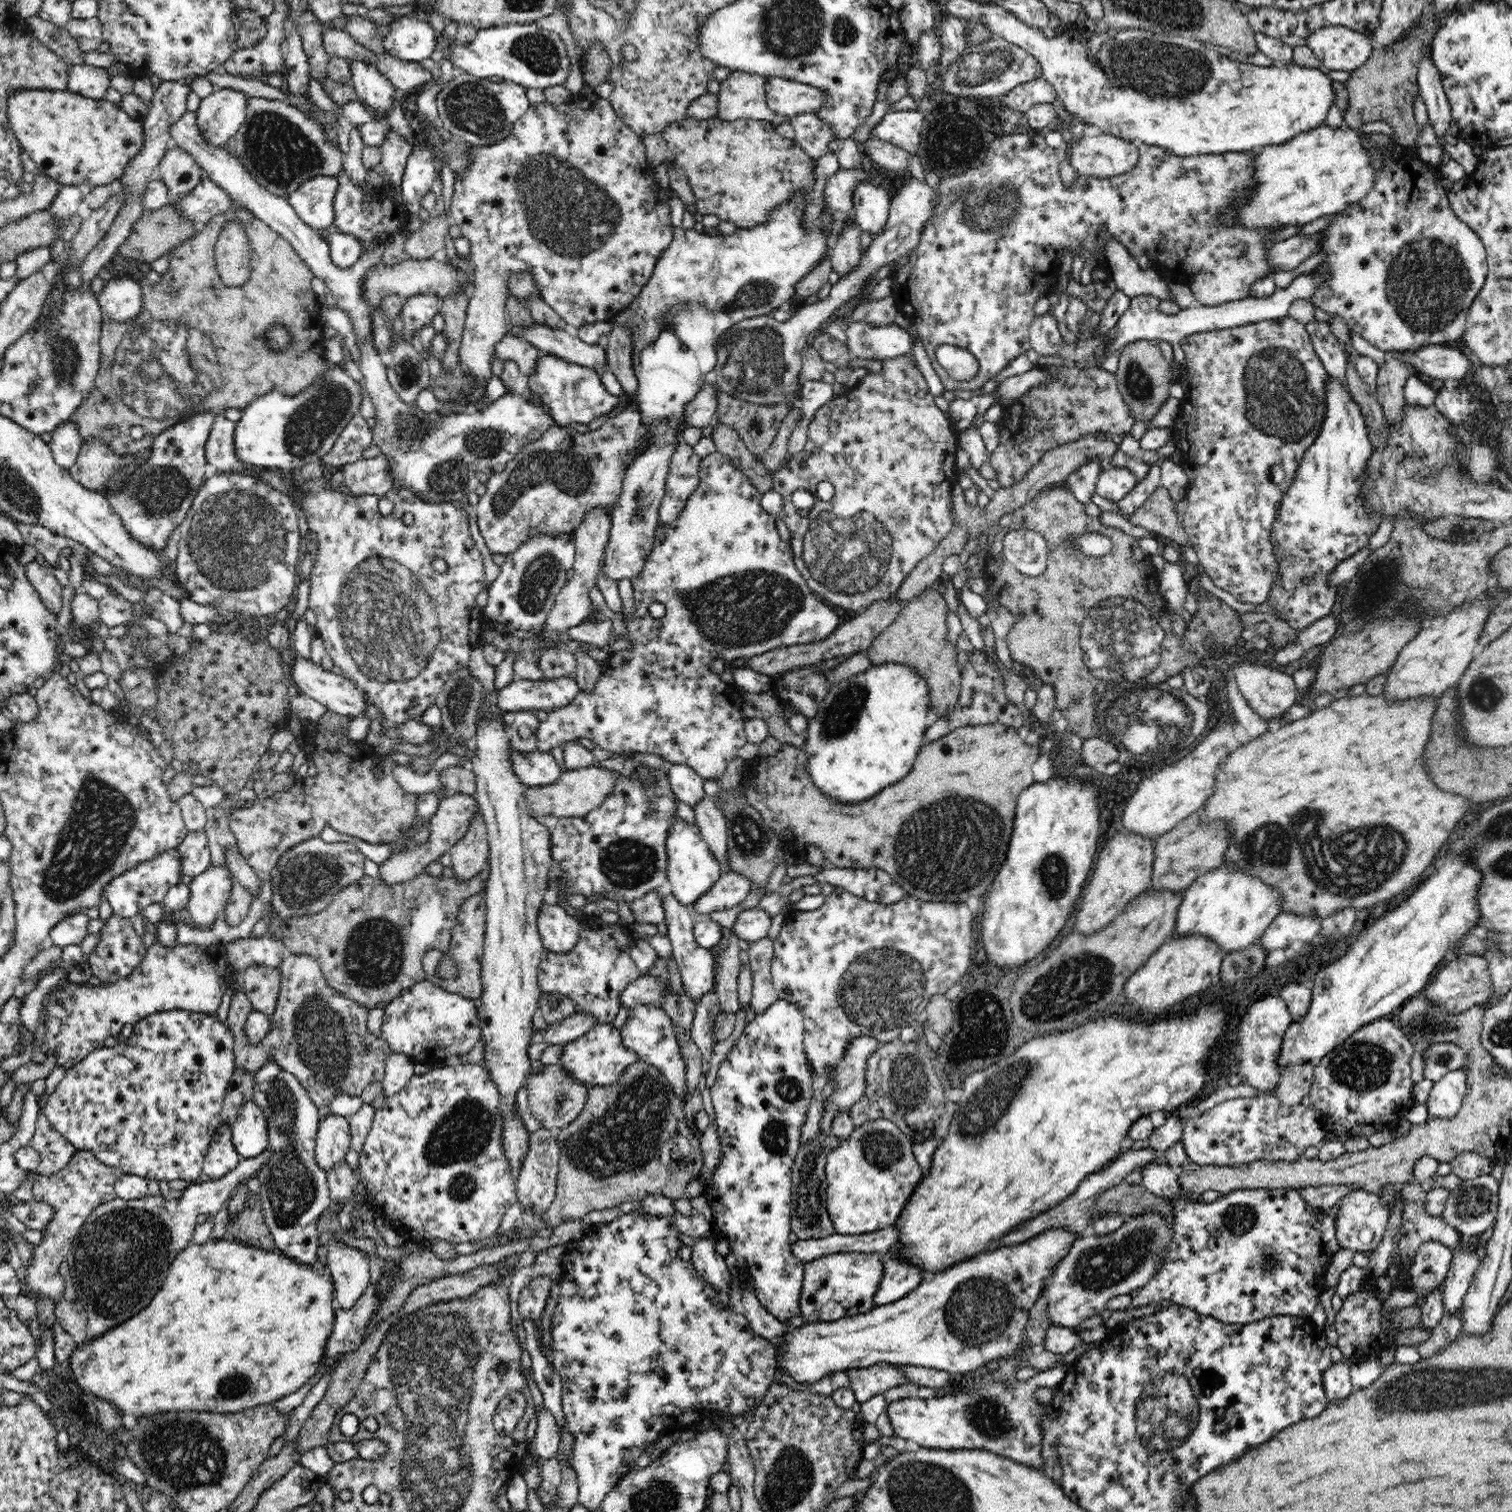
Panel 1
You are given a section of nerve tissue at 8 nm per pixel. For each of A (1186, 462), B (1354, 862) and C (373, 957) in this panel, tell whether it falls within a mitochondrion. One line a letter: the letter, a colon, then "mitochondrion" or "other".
A: other
B: mitochondrion
C: mitochondrion

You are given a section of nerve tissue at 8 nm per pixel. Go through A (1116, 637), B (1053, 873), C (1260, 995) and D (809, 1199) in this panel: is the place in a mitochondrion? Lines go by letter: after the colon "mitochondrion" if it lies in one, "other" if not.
A: mitochondrion
B: mitochondrion
C: other
D: mitochondrion

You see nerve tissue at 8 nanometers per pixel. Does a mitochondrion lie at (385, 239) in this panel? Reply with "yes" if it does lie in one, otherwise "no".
no

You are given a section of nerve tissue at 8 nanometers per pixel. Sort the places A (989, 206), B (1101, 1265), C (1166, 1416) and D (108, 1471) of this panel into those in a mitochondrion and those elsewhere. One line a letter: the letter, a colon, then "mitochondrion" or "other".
A: mitochondrion
B: mitochondrion
C: mitochondrion
D: other

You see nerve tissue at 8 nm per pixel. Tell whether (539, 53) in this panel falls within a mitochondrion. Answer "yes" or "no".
yes

